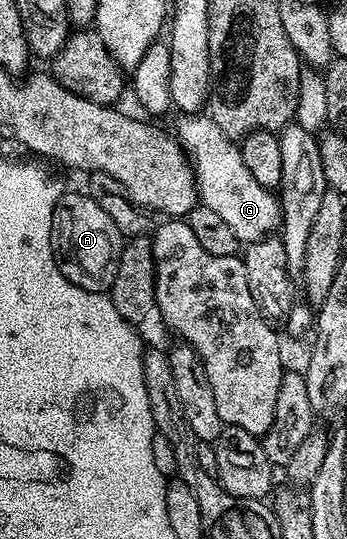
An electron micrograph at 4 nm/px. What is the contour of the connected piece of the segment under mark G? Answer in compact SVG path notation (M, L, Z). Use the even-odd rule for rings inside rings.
M182 115L177 118L178 133L177 140L186 150L194 167L194 180L198 182L198 196L201 204L210 205L212 211L218 212L232 227L239 243L258 241L261 237L271 236L280 225L280 201L271 190L265 189L256 179L252 179L252 171L244 167L242 150L229 137L216 127L216 123L208 115Z

